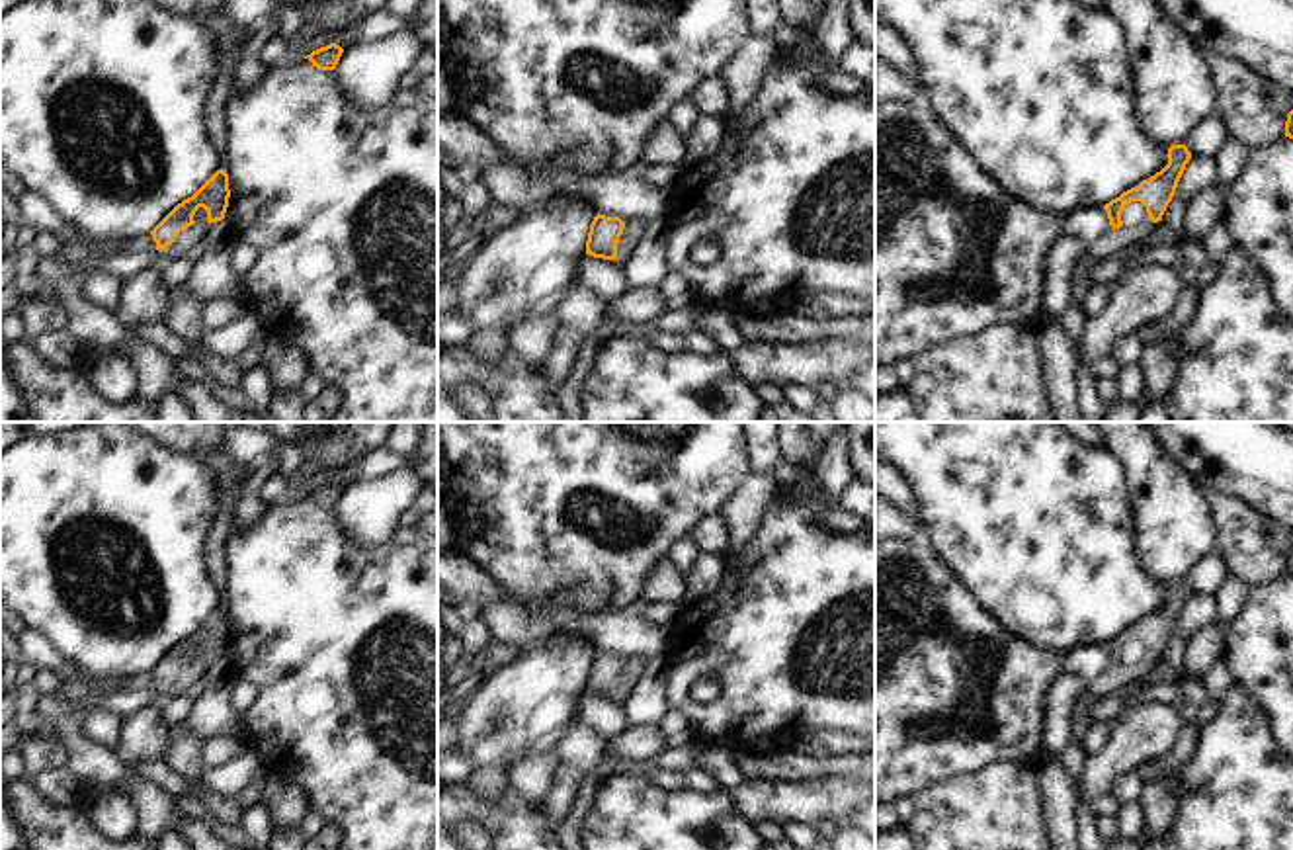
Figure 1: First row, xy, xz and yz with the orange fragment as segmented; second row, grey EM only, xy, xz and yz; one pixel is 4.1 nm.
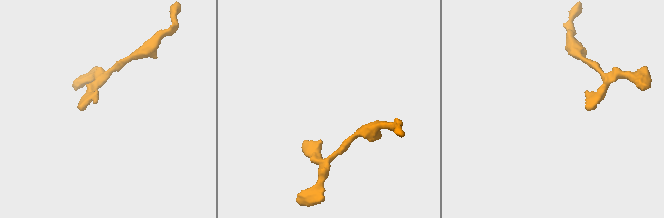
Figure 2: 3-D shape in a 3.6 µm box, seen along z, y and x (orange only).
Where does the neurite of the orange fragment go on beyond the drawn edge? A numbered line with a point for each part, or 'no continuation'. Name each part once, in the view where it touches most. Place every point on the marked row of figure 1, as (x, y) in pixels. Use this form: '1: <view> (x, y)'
1: xy (188, 237)

